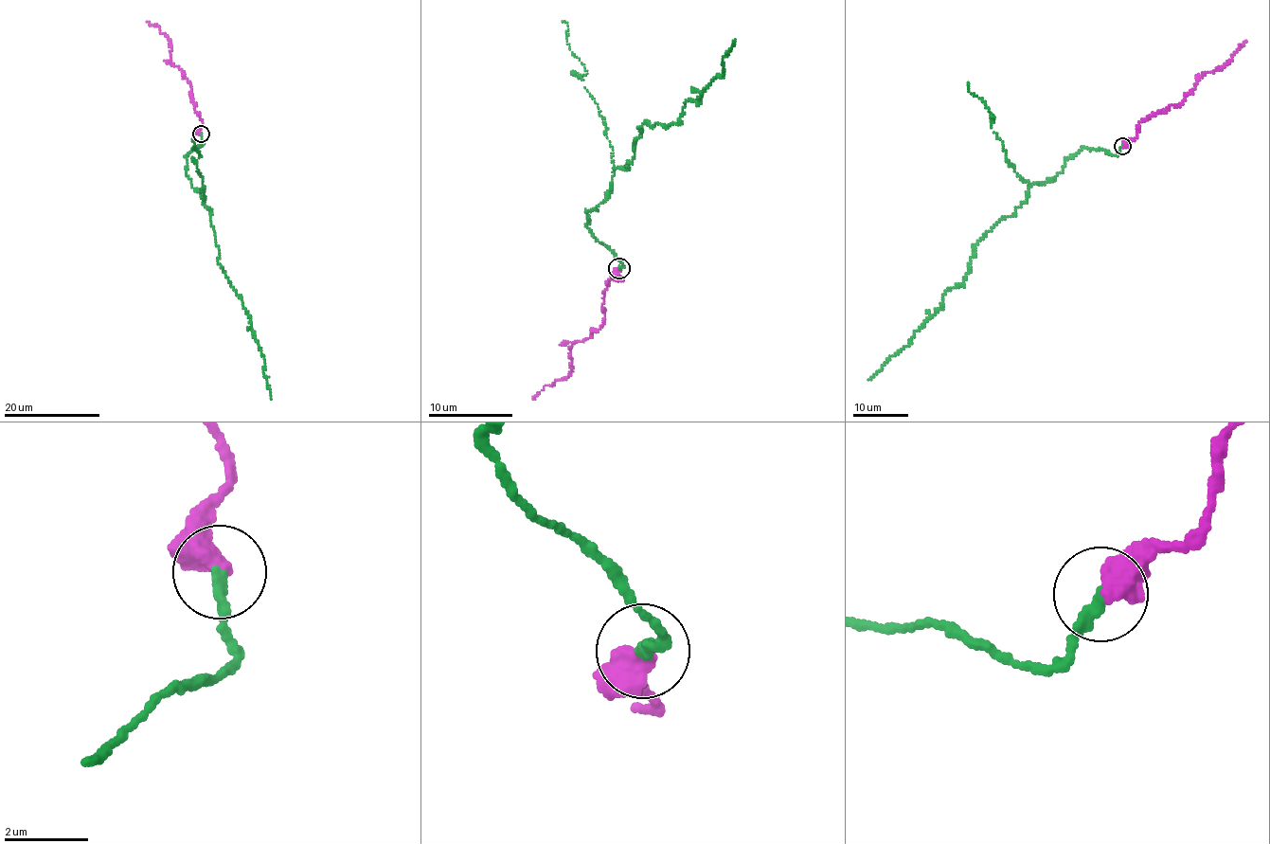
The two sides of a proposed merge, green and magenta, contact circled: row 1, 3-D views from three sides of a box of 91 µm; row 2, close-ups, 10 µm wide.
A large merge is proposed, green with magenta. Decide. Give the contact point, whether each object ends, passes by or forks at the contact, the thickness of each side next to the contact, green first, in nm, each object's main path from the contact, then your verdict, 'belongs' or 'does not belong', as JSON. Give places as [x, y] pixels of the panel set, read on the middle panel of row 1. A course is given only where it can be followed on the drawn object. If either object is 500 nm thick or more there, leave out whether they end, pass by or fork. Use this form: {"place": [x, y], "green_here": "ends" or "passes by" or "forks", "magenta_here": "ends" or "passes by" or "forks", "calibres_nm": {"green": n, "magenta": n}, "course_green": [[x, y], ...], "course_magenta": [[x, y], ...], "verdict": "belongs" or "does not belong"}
{"place": [619, 268], "calibres_nm": {"green": 320, "magenta": 550}, "course_green": [[618, 267], [587, 211], [632, 162], [640, 126], [678, 122], [724, 73], [735, 39]], "course_magenta": [[618, 269], [620, 279], [608, 280], [601, 307], [604, 324], [569, 348], [571, 375], [547, 385], [532, 398]], "verdict": "belongs"}

